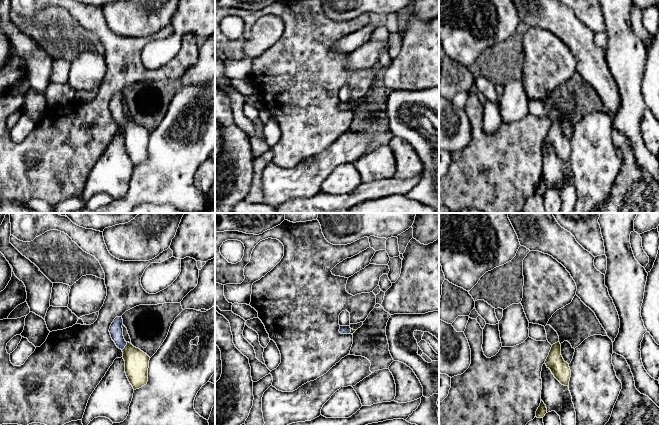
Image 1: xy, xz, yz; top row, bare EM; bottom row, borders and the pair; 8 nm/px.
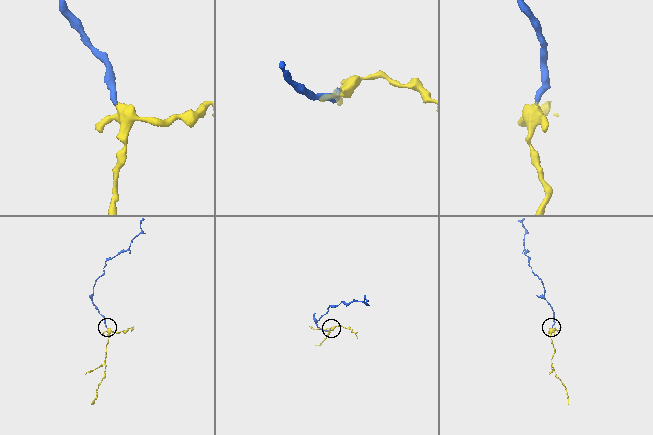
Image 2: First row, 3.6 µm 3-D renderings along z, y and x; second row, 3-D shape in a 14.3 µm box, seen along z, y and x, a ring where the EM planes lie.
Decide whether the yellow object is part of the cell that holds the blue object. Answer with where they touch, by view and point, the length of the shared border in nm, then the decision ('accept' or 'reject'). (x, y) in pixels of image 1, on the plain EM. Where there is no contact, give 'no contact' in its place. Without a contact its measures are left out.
meets blue in xy at (125, 121); contact 80 nm long; accept

